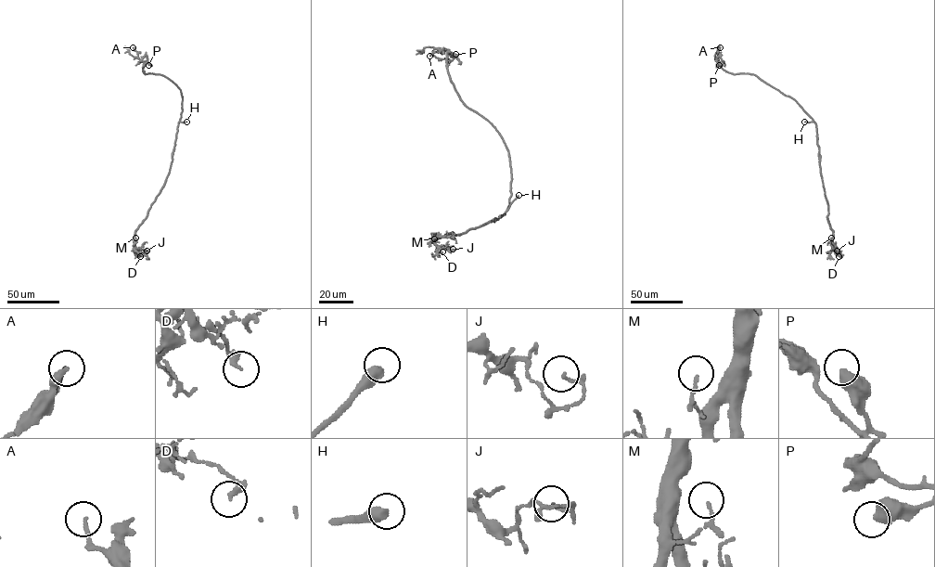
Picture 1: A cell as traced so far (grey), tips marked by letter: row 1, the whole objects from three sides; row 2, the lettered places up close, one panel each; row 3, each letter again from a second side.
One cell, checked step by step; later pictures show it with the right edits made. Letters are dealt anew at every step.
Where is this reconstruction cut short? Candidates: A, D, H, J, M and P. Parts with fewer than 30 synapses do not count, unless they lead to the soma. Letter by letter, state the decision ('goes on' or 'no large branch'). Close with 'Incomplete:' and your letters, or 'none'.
A: no large branch
D: no large branch
H: goes on
J: no large branch
M: no large branch
P: no large branch
Incomplete: H

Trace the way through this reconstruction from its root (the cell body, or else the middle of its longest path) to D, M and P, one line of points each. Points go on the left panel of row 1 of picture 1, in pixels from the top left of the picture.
D: (178, 122), (169, 174), (146, 218), (135, 232), (134, 246), (140, 256)
M: (178, 122), (170, 173), (146, 218), (136, 229), (135, 238)
P: (178, 122), (182, 110), (180, 90), (164, 76), (146, 74), (143, 64), (148, 65)

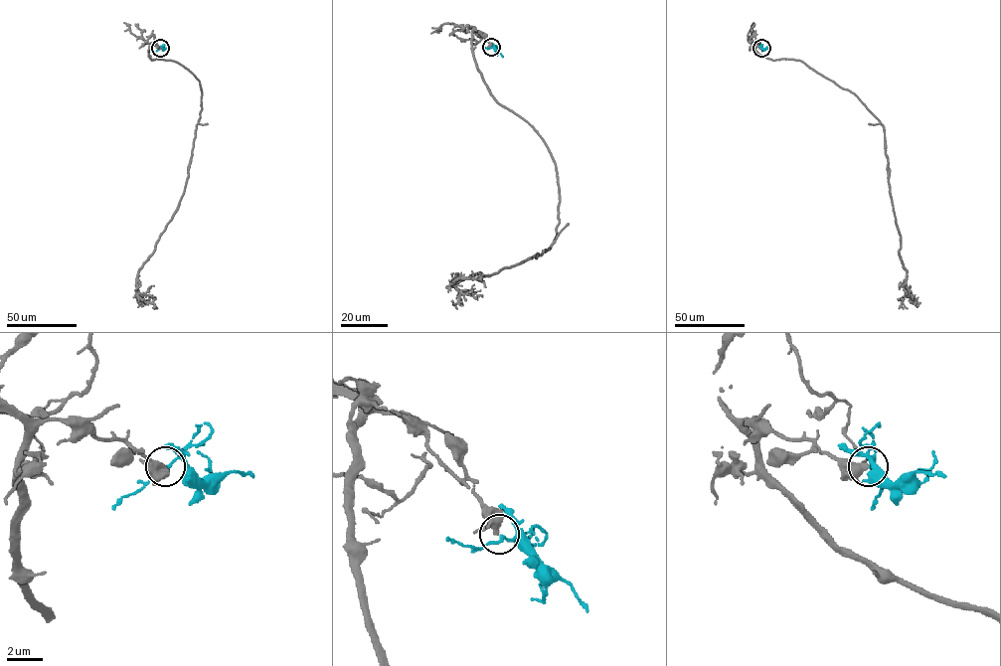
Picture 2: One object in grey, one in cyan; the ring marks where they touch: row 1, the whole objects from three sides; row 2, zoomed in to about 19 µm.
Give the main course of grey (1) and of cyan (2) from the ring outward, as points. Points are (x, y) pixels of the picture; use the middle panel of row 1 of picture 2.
1: (491, 47), (472, 33), (490, 94), (555, 161), (559, 223), (541, 254), (450, 284), (486, 286)
2: (491, 47), (503, 57)

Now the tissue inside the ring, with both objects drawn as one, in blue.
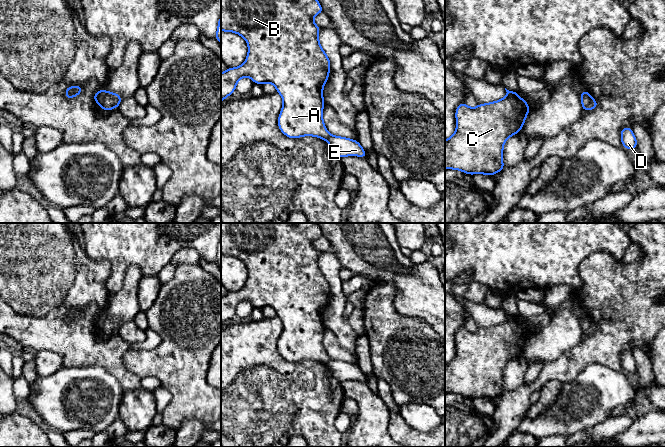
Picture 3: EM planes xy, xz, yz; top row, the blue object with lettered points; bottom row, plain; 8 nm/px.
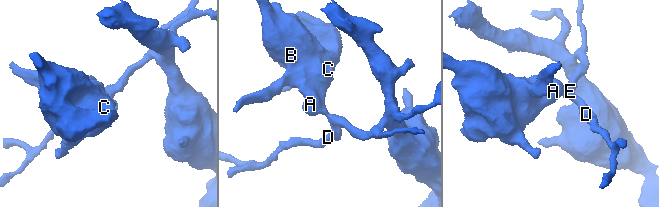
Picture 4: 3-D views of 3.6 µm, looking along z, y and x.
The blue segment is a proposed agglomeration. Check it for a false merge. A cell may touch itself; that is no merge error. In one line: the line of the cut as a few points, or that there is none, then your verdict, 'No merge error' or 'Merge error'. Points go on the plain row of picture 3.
Split along xy (106, 316), (100, 329). Merge error

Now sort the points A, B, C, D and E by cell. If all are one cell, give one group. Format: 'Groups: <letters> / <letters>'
Groups: A B C / D E

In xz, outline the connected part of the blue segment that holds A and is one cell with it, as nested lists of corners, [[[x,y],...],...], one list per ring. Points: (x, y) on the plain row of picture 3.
[[[221,223],[221,255],[239,258],[248,268],[245,286],[221,297],[221,326],[236,314],[241,302],[251,302],[260,309],[271,307],[283,323],[278,340],[280,355],[291,363],[315,360],[327,365],[330,358],[323,346],[323,310],[328,305],[330,283],[319,267],[320,251],[313,246],[313,241],[323,236],[316,223]]]

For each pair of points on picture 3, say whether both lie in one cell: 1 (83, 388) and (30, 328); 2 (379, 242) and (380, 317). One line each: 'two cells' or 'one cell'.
1: two cells
2: two cells

